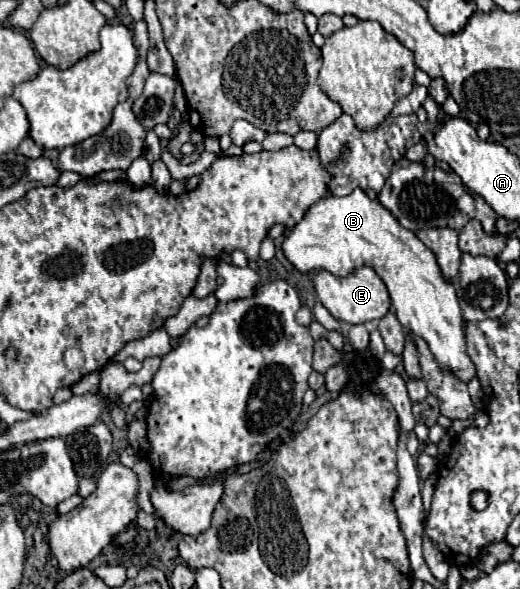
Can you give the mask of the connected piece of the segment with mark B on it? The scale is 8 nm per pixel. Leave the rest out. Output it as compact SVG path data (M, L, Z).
M354 189L348 197L326 195L316 205L310 205L308 213L286 233L282 251L300 273L324 269L346 277L362 265L372 267L390 291L396 319L428 343L438 367L464 383L476 375L476 367L466 351L464 319L454 283L442 275L436 255L416 233L404 229L390 209L372 201L362 189Z

